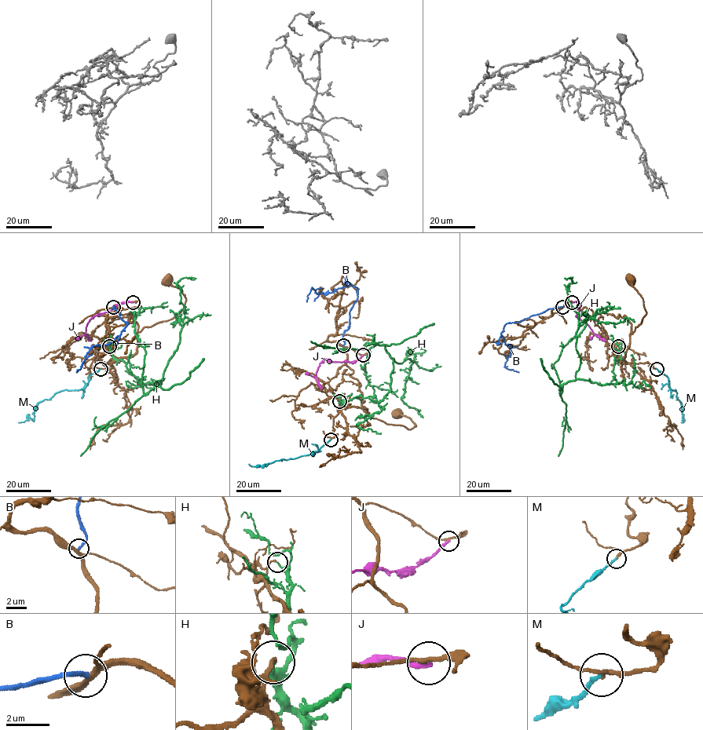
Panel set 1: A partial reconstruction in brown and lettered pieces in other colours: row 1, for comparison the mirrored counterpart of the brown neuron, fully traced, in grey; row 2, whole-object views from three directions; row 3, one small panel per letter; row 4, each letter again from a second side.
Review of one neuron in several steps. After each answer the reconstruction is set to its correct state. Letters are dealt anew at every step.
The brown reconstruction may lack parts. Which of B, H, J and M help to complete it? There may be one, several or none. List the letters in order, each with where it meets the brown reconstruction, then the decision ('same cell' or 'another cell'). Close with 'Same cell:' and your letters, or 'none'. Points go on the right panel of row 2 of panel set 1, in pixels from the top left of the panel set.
B: (562, 307) | another cell
H: (618, 346) | another cell
J: (572, 302) | another cell
M: (657, 369) | same cell
Same cell: M

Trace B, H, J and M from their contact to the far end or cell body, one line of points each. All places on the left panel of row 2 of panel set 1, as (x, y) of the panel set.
B: (113, 306), (127, 324), (109, 344), (93, 345), (76, 372)
H: (109, 346), (143, 383), (160, 385), (162, 379), (144, 392), (145, 352), (135, 317), (167, 305)
J: (133, 302), (119, 303), (110, 311), (93, 316), (86, 326), (86, 333), (90, 340)
M: (100, 368), (88, 377), (88, 382), (82, 388), (56, 392), (38, 403), (33, 418), (18, 422)

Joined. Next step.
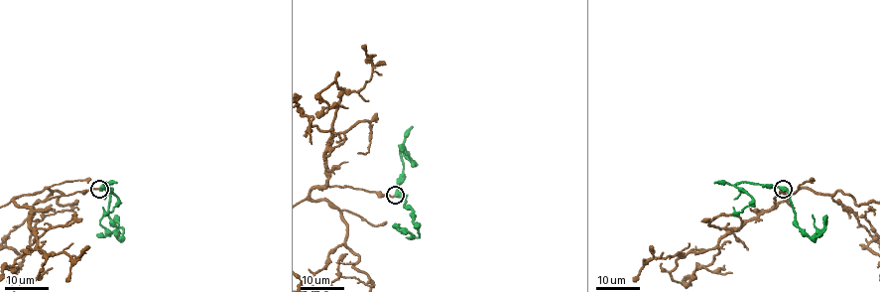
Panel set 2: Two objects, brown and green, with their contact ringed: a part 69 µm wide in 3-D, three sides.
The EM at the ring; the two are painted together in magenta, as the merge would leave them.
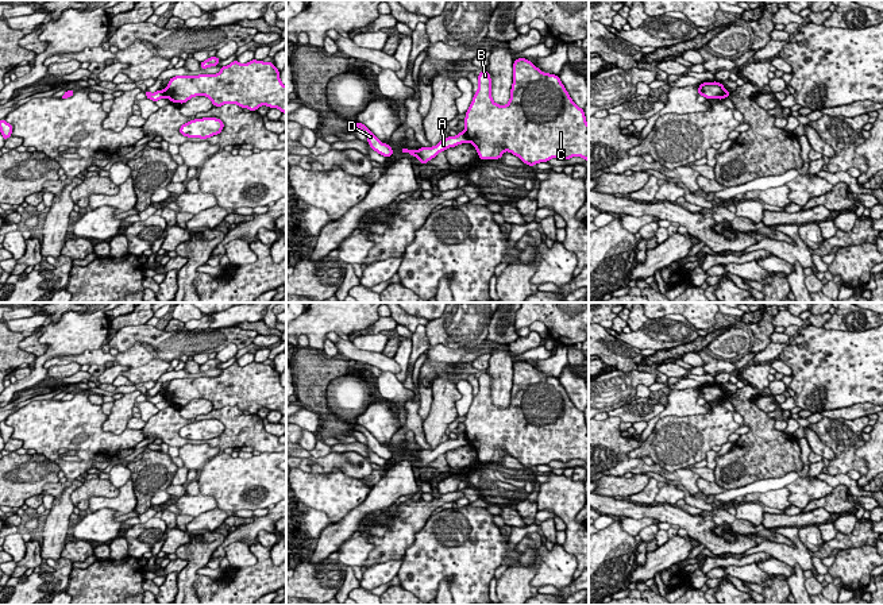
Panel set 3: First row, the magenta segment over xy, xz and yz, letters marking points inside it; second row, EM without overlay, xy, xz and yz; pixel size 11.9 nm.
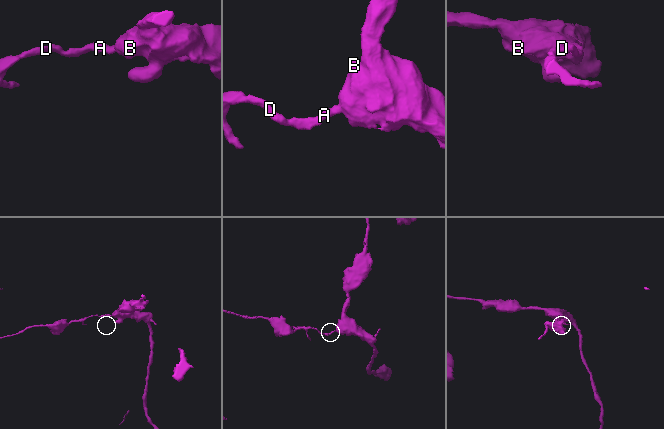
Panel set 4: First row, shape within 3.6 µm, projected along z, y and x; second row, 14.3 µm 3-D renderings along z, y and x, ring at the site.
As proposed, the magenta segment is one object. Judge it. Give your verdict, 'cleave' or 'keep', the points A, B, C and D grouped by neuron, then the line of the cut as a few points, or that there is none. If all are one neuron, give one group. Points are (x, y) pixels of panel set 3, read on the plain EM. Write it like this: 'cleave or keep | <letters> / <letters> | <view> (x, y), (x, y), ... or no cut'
cleave | A D / B C | xz (463, 435), (470, 443)

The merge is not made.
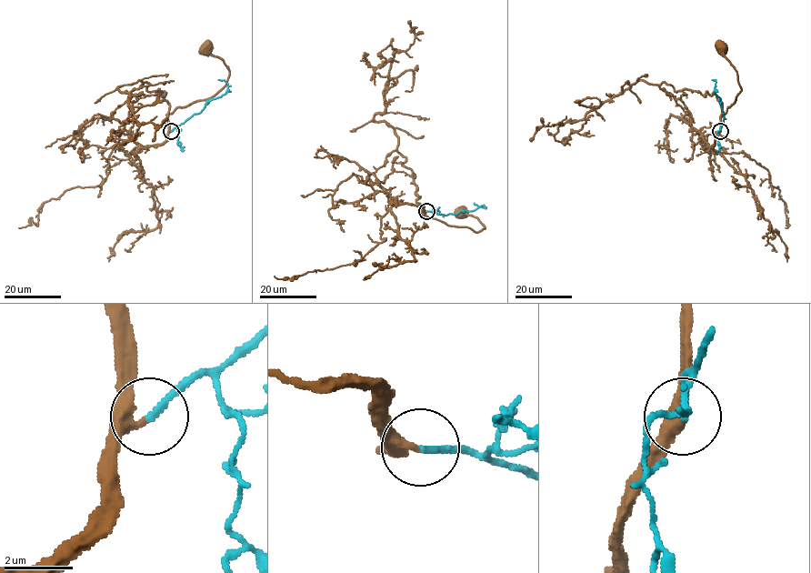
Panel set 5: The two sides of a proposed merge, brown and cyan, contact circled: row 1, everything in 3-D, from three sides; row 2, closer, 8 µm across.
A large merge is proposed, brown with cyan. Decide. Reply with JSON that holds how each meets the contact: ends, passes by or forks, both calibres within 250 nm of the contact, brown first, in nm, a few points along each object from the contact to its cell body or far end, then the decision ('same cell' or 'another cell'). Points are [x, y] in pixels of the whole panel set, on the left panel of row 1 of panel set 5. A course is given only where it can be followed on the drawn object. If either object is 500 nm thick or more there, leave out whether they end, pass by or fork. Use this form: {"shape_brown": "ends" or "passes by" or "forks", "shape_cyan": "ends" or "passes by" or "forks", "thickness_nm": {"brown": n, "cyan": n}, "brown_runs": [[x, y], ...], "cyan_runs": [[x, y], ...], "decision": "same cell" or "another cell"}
{"shape_brown": "passes by", "shape_cyan": "ends", "thickness_nm": {"brown": 220, "cyan": 180}, "brown_runs": [[170, 131], [169, 114], [178, 107], [214, 96], [226, 83], [228, 67], [206, 47]], "cyan_runs": [[171, 131], [199, 113], [209, 100], [224, 95], [228, 84], [218, 79]], "decision": "same cell"}

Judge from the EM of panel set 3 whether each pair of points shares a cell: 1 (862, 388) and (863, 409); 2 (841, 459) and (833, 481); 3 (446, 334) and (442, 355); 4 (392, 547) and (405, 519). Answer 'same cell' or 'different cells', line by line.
1: different cells
2: different cells
3: different cells
4: same cell

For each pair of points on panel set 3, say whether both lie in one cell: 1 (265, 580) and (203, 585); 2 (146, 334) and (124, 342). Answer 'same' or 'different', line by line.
1: same
2: same

